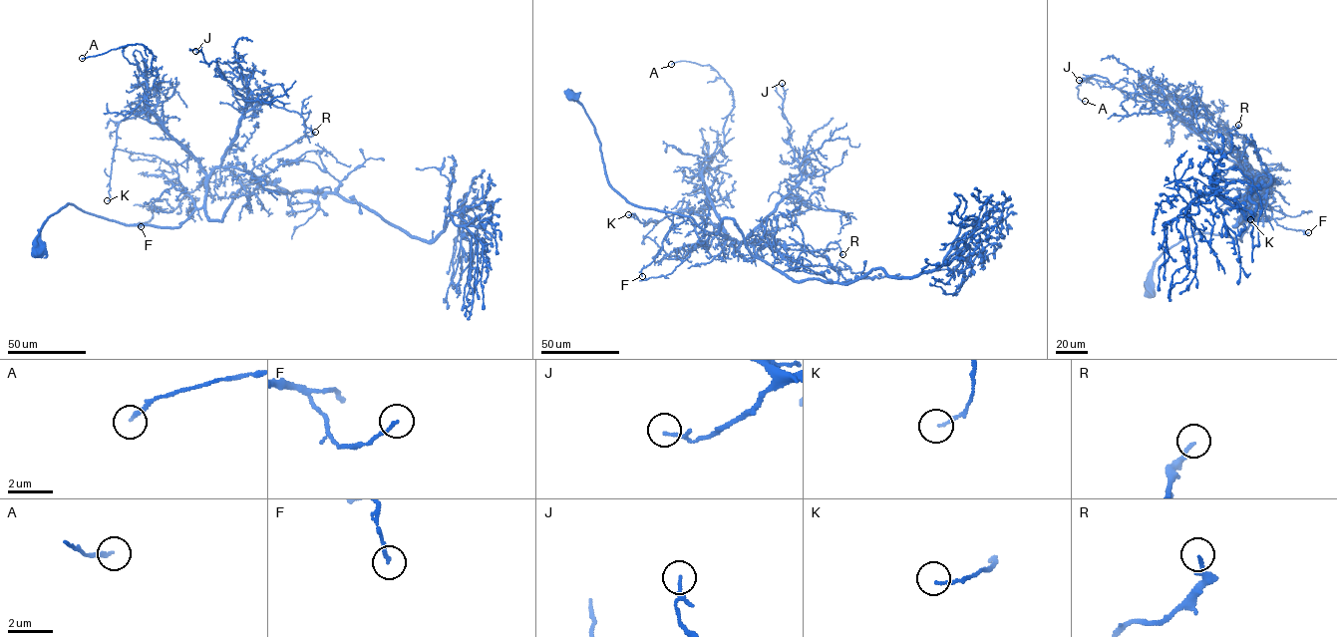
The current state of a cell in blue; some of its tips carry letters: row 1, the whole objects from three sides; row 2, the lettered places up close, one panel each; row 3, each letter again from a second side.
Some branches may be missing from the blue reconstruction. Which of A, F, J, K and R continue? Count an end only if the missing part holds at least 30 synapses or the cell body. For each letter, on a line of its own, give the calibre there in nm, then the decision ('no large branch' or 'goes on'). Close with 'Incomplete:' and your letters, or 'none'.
A: 170 nm thick; no large branch
F: 160 nm thick; no large branch
J: 80 nm thick; goes on
K: 110 nm thick; no large branch
R: 140 nm thick; no large branch
Incomplete: J

